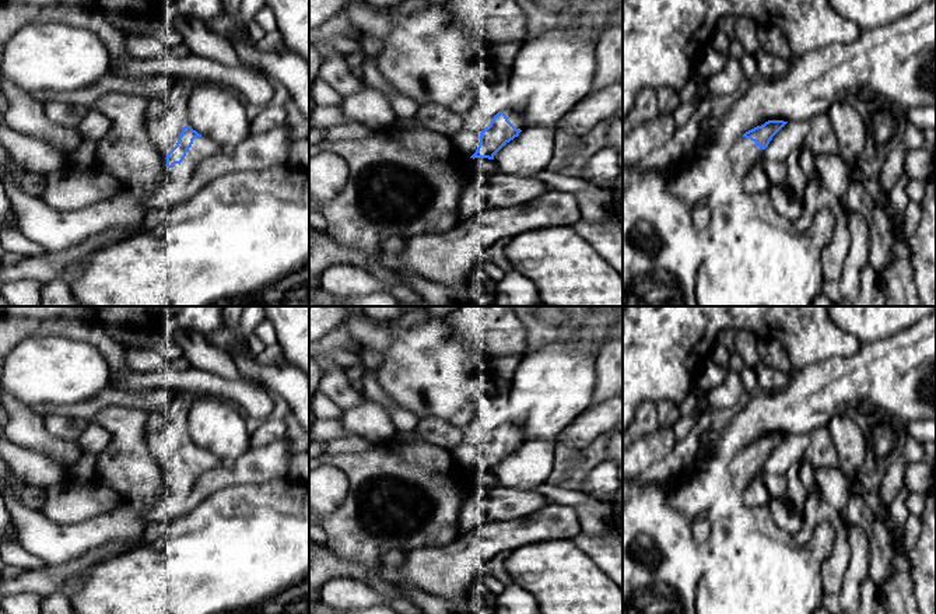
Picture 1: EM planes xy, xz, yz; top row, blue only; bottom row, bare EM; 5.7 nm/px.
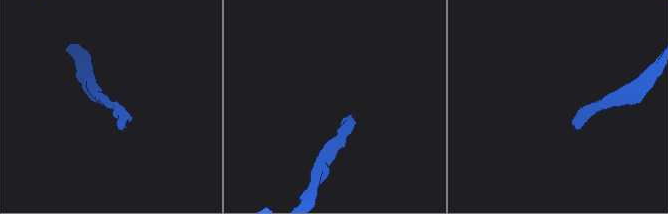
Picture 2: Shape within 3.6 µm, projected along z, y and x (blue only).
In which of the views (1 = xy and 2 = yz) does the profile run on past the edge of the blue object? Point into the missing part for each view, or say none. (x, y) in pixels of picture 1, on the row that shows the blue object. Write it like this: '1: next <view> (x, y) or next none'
1: next xy (203, 147)
2: next yz (746, 153)

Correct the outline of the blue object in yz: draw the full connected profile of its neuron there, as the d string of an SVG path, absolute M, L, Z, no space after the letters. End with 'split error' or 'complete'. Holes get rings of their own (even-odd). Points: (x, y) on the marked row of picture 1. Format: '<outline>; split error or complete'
M768 120L743 134L743 138L729 154L729 161L737 168L750 168L763 159L764 150L772 137L786 124L783 120Z; split error

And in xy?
M185 126L176 145L166 155L166 166L179 164L185 168L196 168L203 159L220 152L222 152L221 145L199 134L192 126Z; split error

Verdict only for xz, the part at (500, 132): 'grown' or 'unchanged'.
grown

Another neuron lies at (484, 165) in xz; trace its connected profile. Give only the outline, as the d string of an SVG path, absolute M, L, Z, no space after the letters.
M474 158L470 162L473 172L481 172L491 178L497 178L499 175L499 168L494 159L488 158Z

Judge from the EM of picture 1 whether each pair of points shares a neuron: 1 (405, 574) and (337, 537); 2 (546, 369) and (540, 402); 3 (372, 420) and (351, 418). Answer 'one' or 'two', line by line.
1: two
2: one
3: one

